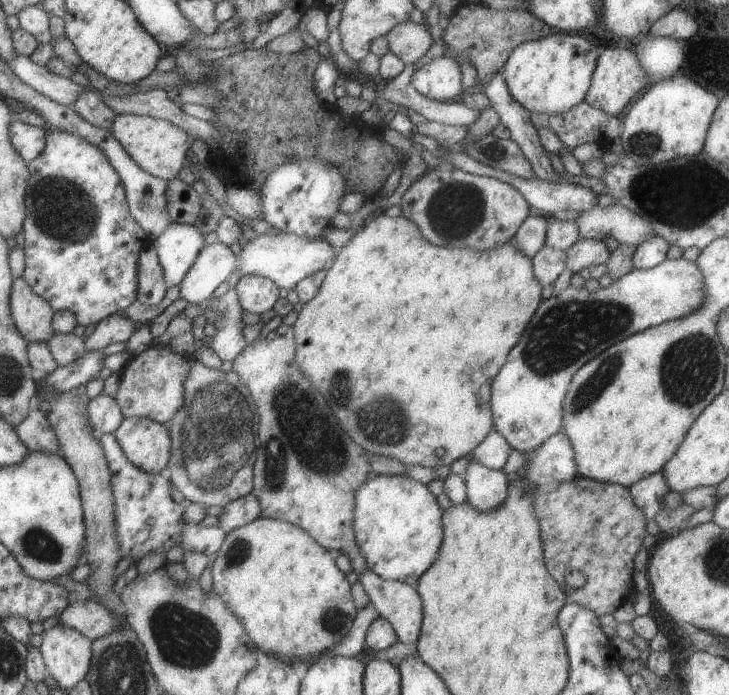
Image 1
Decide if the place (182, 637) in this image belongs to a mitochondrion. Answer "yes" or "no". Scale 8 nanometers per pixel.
yes

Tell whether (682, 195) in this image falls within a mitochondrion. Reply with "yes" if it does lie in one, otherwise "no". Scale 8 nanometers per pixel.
yes

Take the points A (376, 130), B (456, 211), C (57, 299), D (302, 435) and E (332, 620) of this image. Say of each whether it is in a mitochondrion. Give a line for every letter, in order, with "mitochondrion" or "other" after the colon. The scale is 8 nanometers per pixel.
A: other
B: mitochondrion
C: other
D: mitochondrion
E: mitochondrion

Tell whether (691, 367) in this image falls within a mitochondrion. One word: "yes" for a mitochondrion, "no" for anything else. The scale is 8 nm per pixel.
yes

